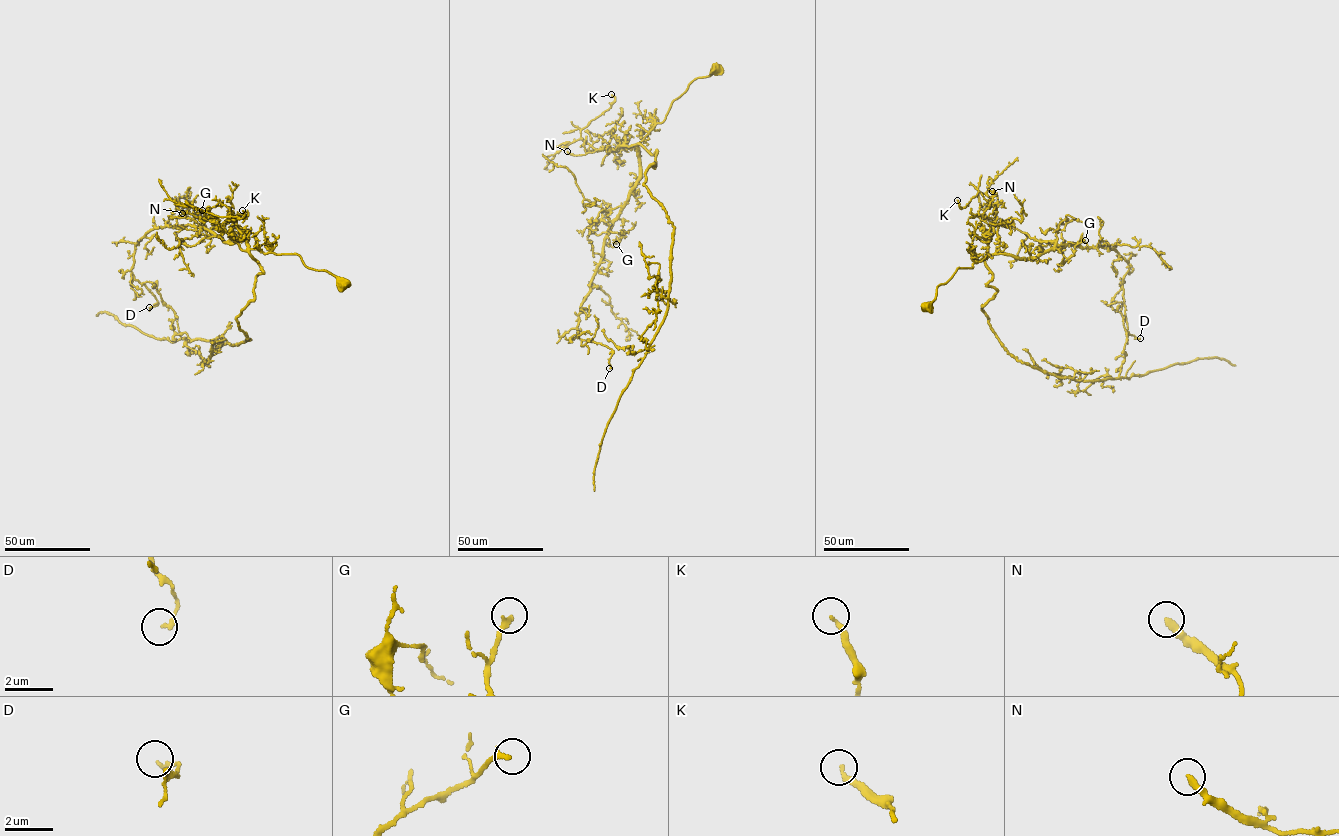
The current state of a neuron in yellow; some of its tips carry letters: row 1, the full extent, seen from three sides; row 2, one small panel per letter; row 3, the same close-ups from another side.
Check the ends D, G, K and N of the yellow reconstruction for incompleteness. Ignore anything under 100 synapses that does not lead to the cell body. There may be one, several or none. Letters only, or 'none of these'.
none of these

